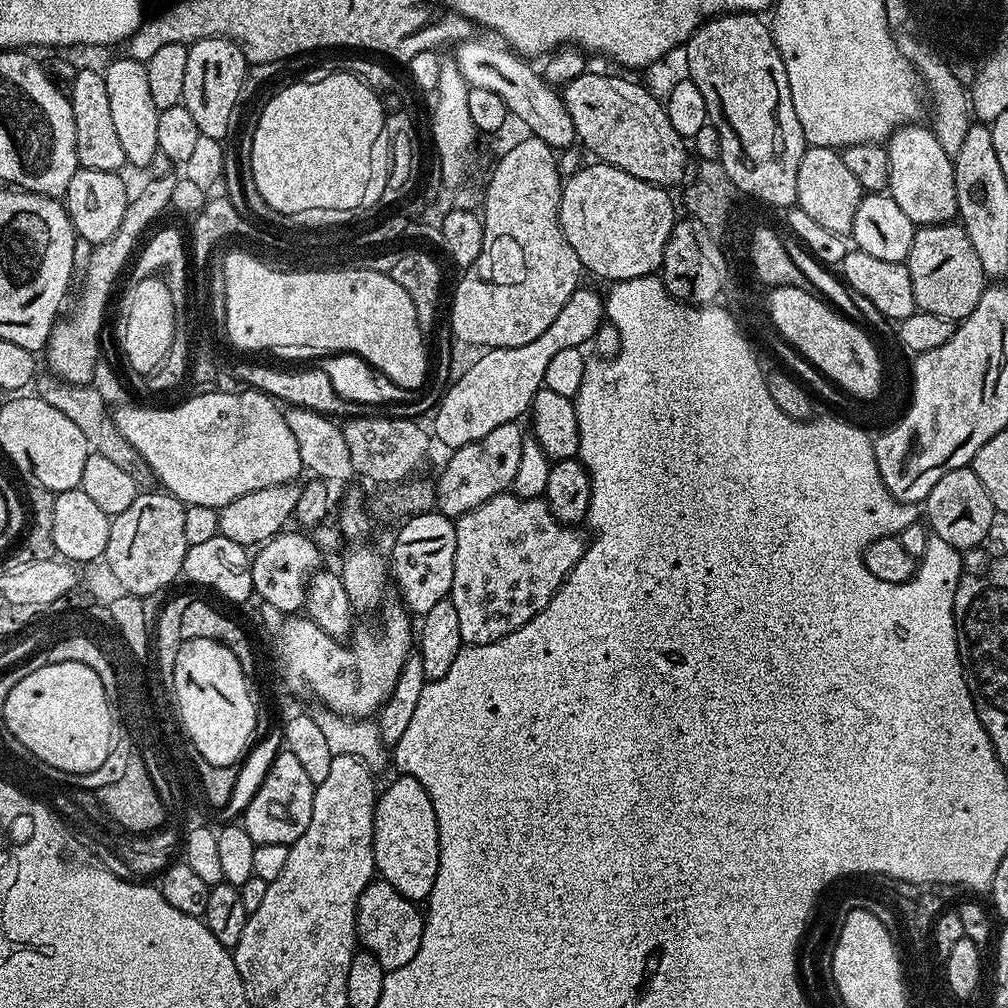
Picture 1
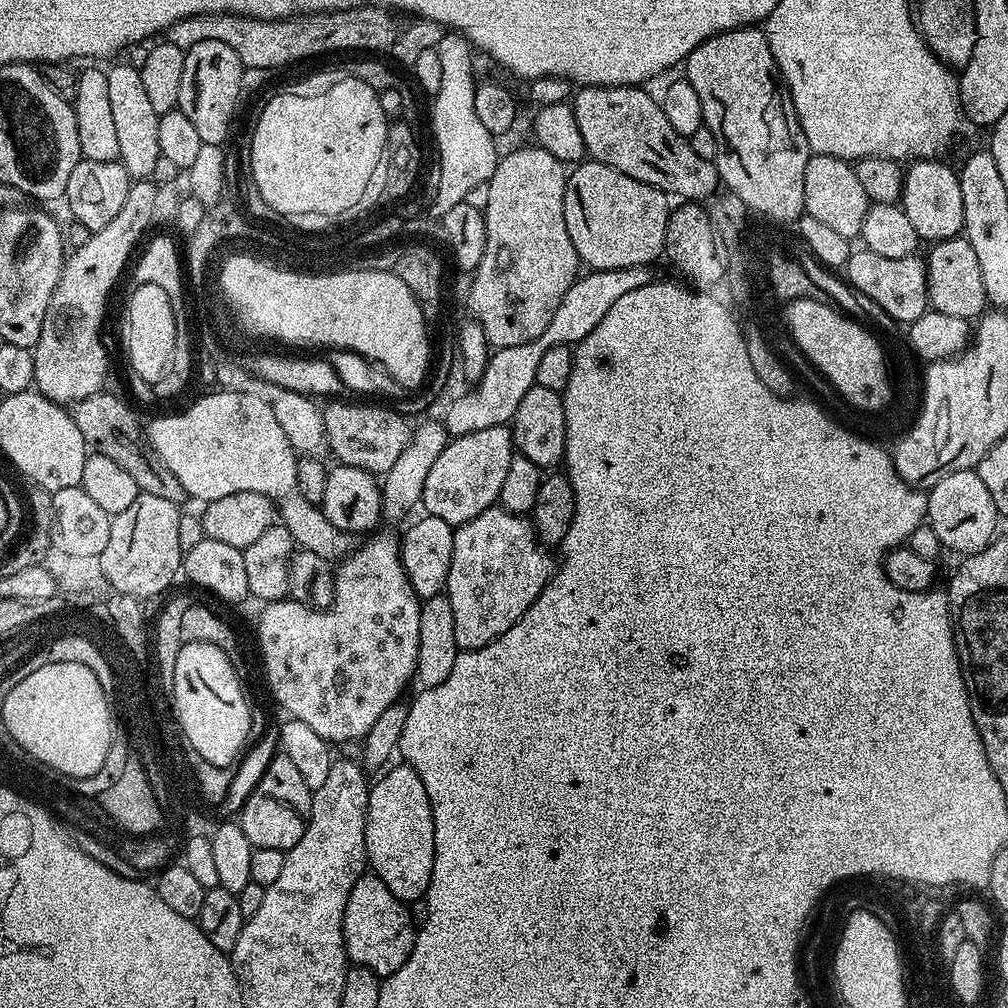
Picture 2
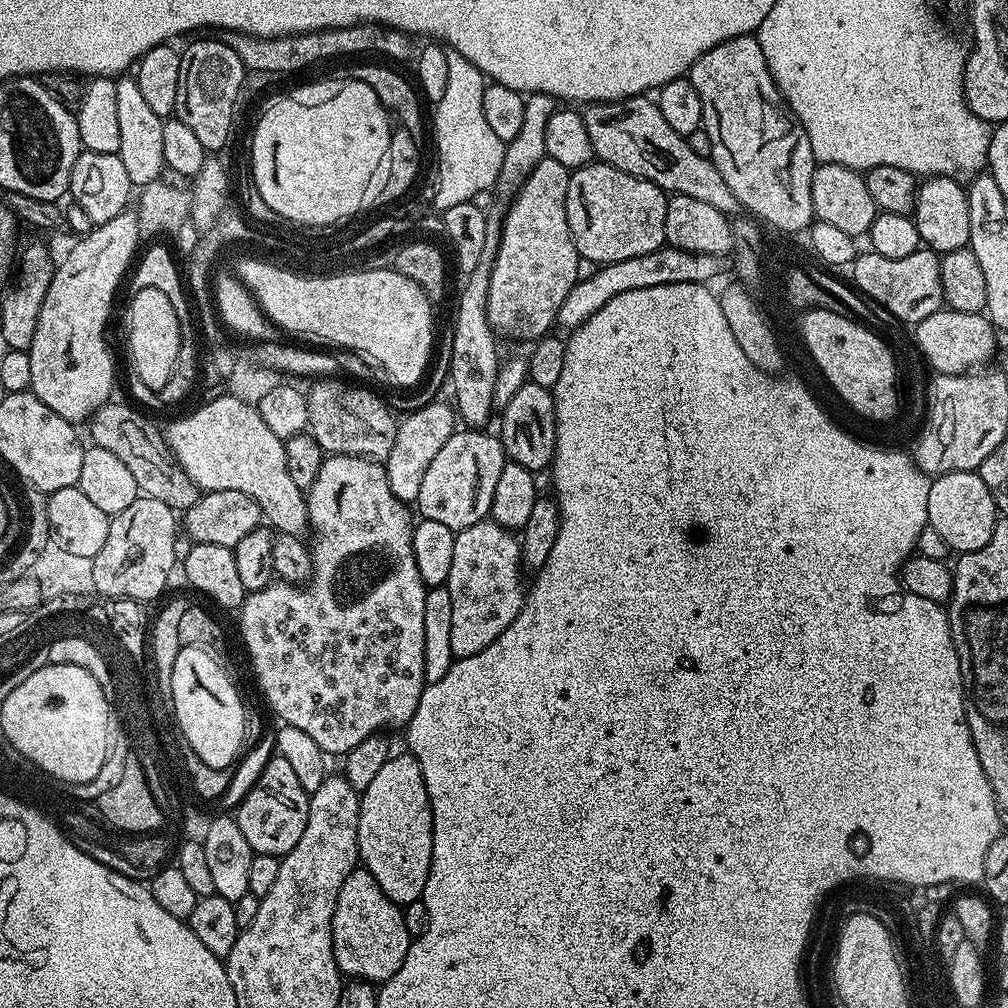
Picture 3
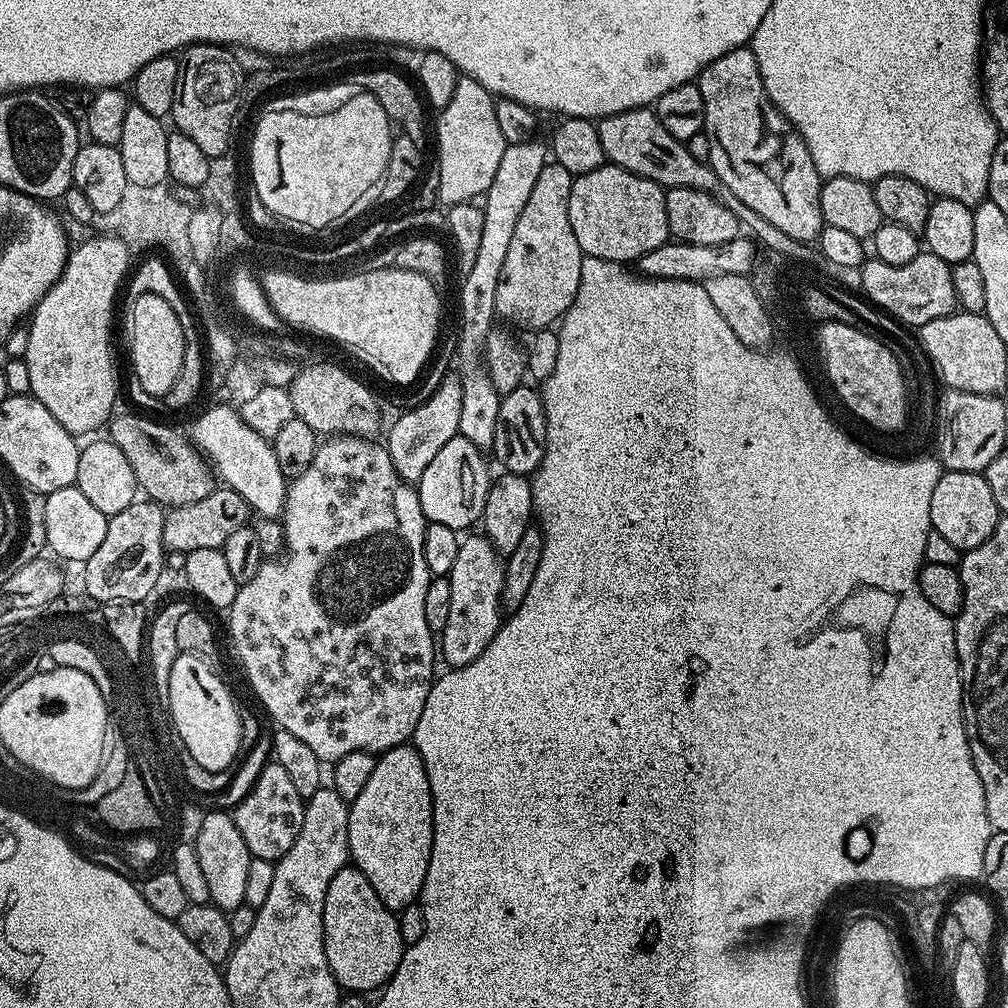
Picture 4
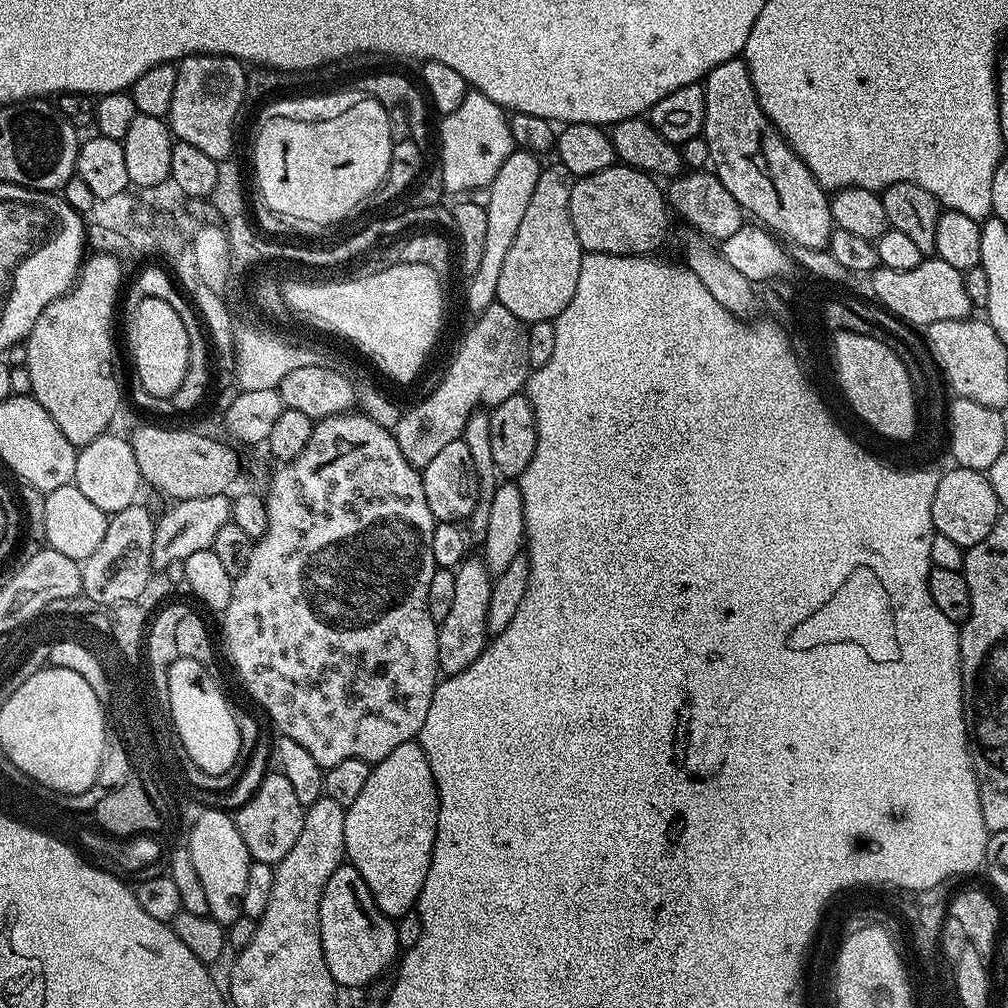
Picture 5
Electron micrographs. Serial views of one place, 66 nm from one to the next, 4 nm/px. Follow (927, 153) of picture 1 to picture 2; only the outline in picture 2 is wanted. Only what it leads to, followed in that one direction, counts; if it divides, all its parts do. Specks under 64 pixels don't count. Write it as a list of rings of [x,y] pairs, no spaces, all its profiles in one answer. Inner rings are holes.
[[[940,158],[917,160],[907,165],[904,174],[902,207],[921,241],[954,240],[965,231],[962,186],[957,169]]]

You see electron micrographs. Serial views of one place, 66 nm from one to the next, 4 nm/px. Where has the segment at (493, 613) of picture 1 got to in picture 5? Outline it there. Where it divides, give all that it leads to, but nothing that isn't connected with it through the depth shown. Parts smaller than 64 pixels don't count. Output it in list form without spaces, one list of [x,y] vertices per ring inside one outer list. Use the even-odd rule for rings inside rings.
[[[465,559],[459,568],[455,569],[454,599],[446,618],[439,621],[436,629],[438,638],[438,666],[445,677],[466,670],[478,659],[489,639],[488,607],[490,606],[490,590],[493,577],[485,566],[483,559]]]

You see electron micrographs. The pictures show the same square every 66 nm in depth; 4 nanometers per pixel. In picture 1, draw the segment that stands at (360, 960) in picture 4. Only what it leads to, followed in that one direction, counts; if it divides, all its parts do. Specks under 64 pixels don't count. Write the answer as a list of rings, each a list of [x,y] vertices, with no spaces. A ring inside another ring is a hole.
[[[373,879],[359,896],[356,935],[359,945],[375,954],[386,972],[404,966],[417,954],[424,933],[424,916],[413,901],[398,894],[385,880]]]

